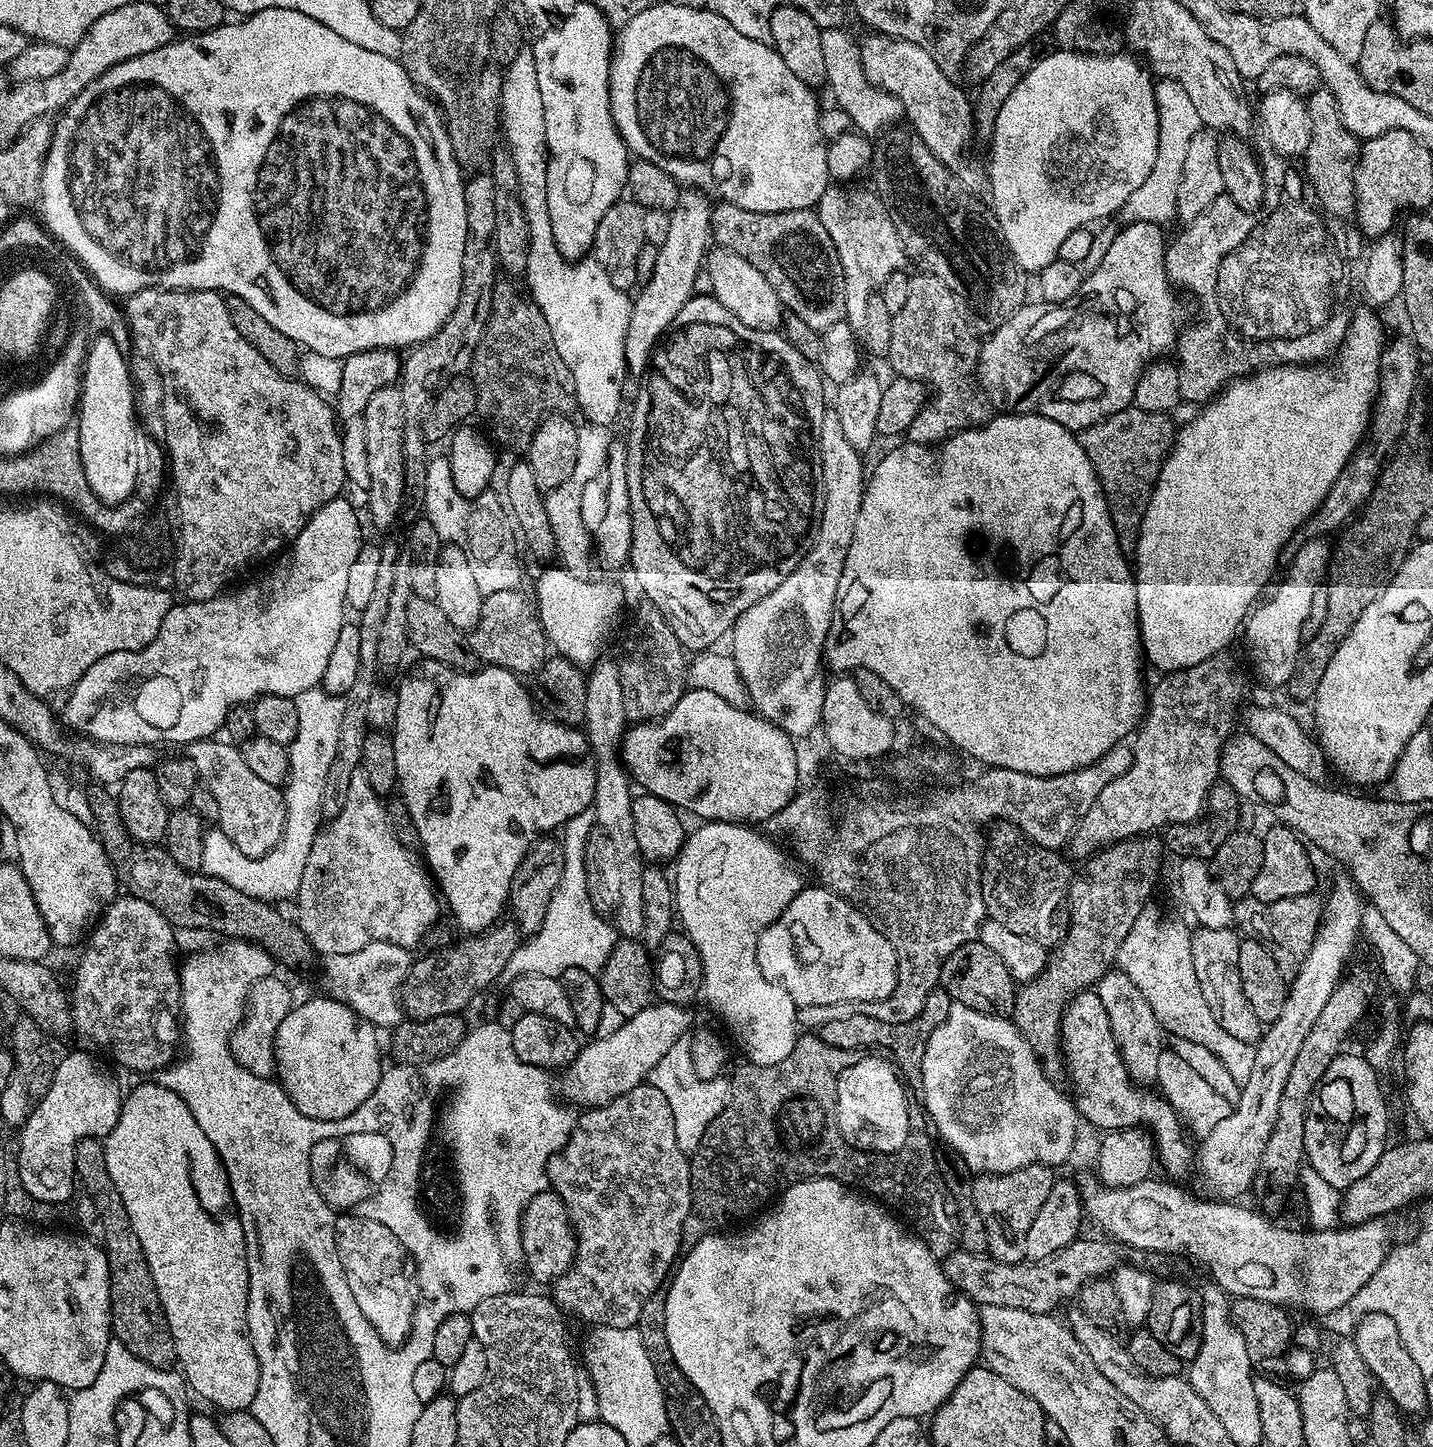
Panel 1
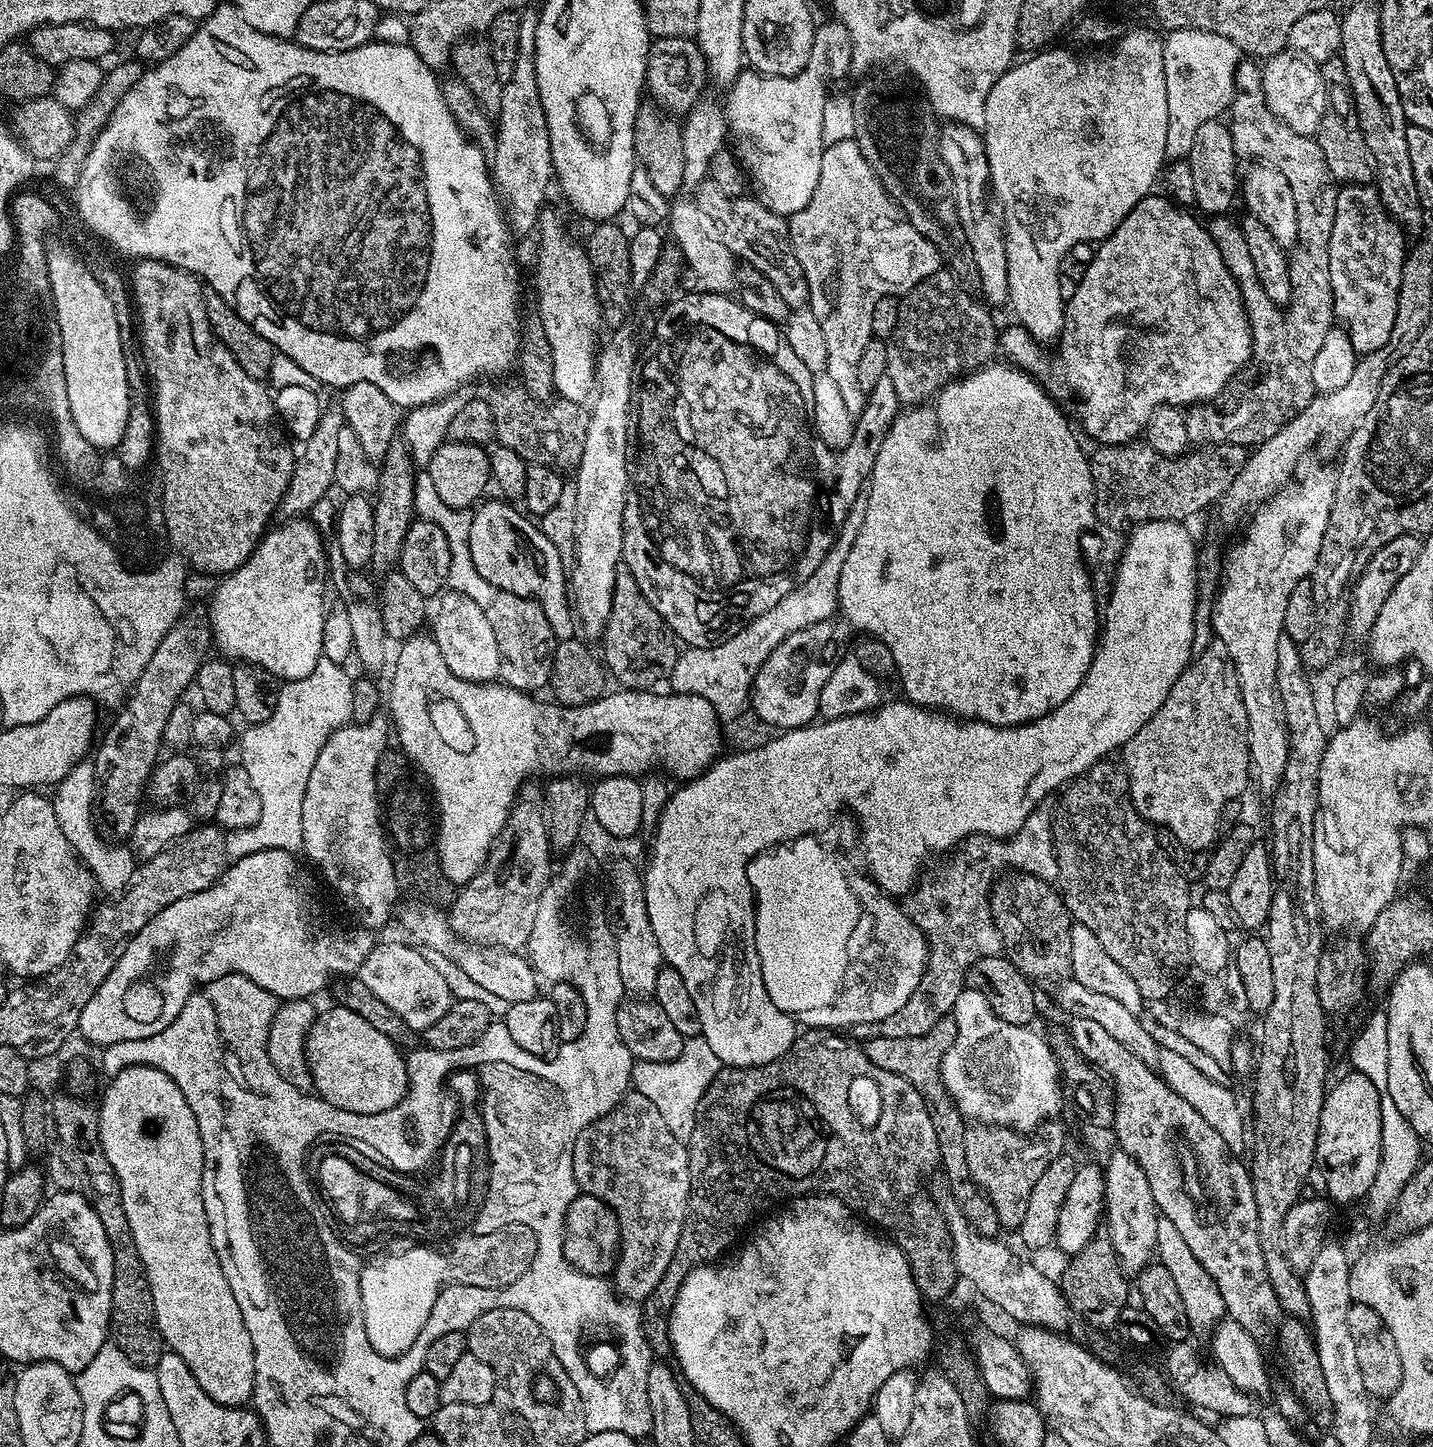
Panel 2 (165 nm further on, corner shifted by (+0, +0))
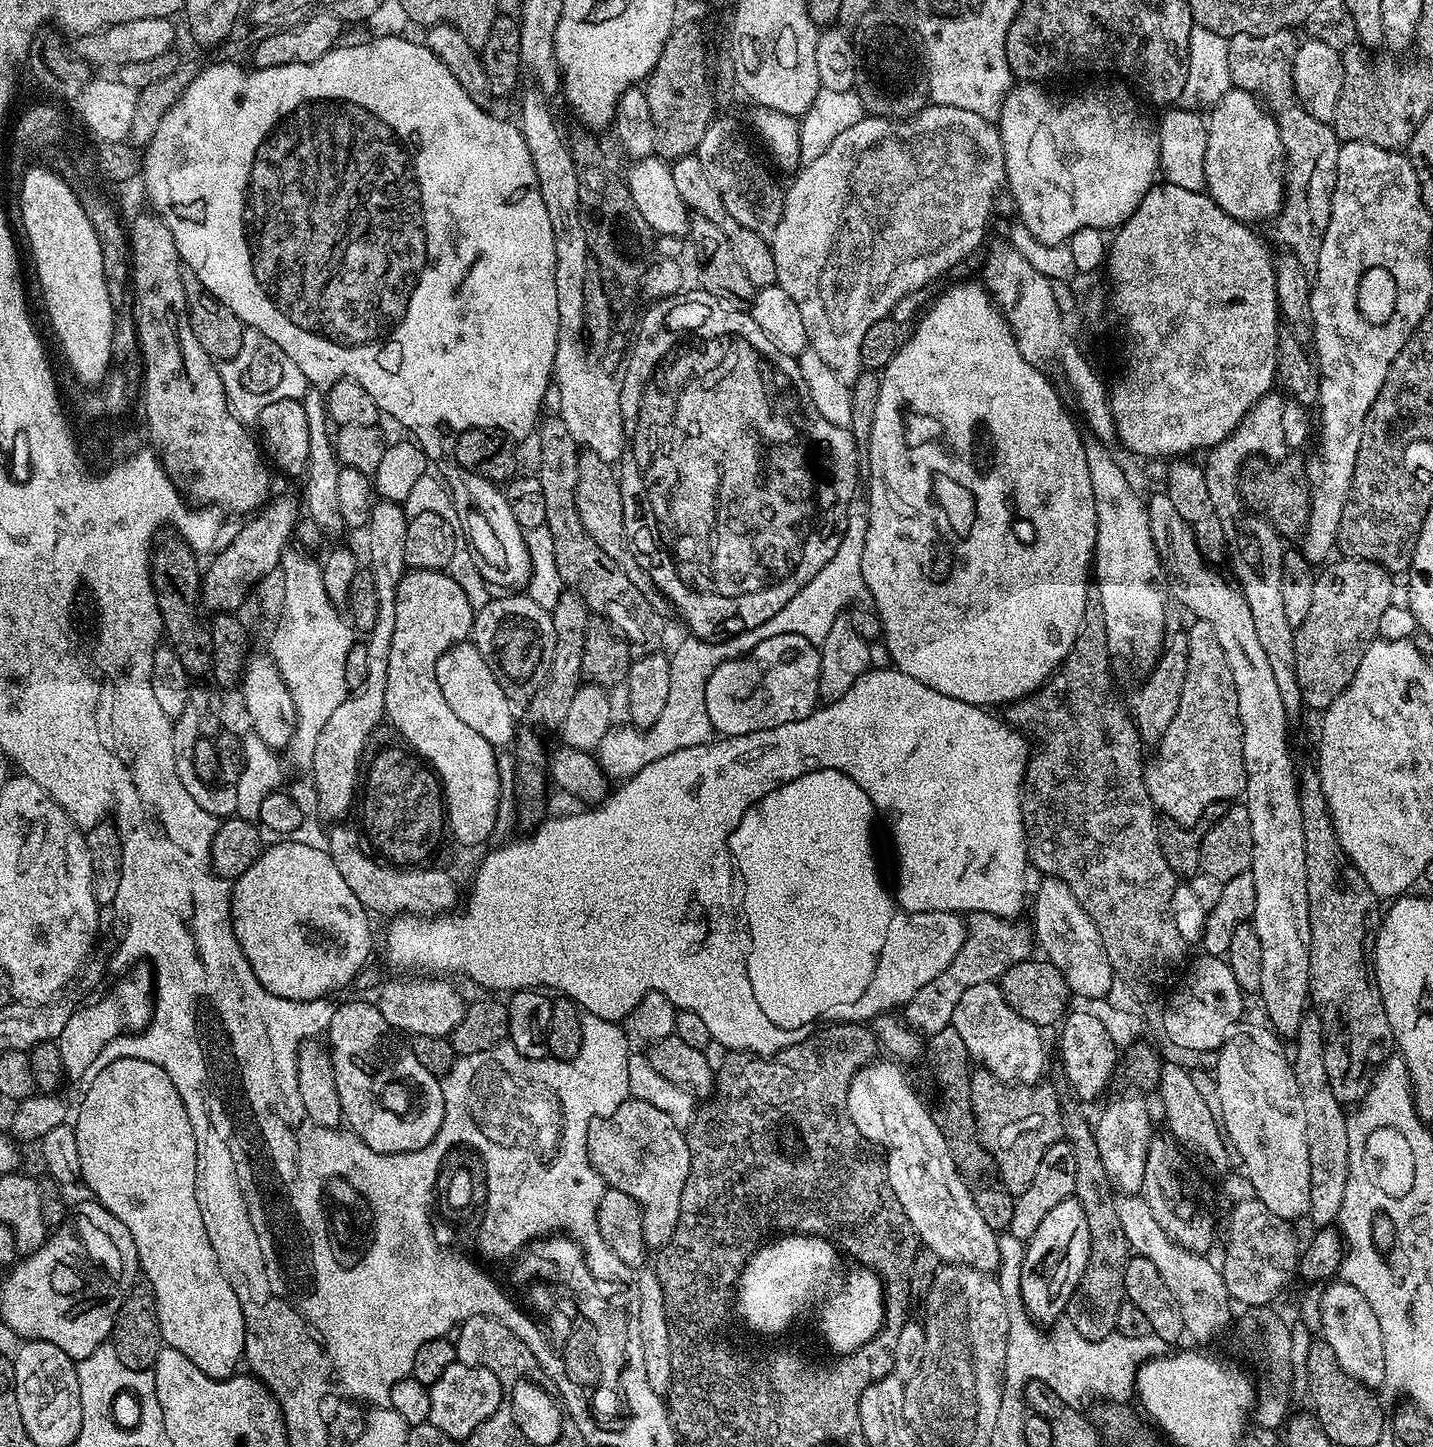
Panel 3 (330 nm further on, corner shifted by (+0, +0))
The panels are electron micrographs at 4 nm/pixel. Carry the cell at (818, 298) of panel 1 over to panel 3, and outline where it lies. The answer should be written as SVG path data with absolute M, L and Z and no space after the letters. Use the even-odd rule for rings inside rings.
M696 154L683 156L677 160L671 161L674 182L678 189L678 194L682 194L682 202L695 215L702 218L710 218L714 226L719 226L722 234L730 242L738 262L742 262L742 270L746 270L746 278L757 290L776 283L776 267L774 266L774 254L772 253L769 241L763 235L748 230L746 227L739 225L723 208L722 199L712 186L709 179L702 172L702 166L699 165L699 158Z

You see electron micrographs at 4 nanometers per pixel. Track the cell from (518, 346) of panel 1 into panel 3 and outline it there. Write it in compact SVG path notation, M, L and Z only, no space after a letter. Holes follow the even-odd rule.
M587 450L581 451L578 458L576 505L578 514L582 518L582 526L586 526L586 534L590 534L590 538L594 538L594 542L598 542L598 546L602 546L604 553L609 558L614 558L614 562L618 562L618 566L622 566L622 570L626 570L626 578L630 578L630 582L634 582L634 586L638 586L638 590L642 590L642 598L646 598L646 602L650 602L650 606L654 606L656 613L661 618L667 617L667 612L670 612L668 599L656 589L655 582L648 577L646 570L642 570L642 566L638 566L628 545L622 518L622 490L617 469L609 461L598 458L598 454Z

